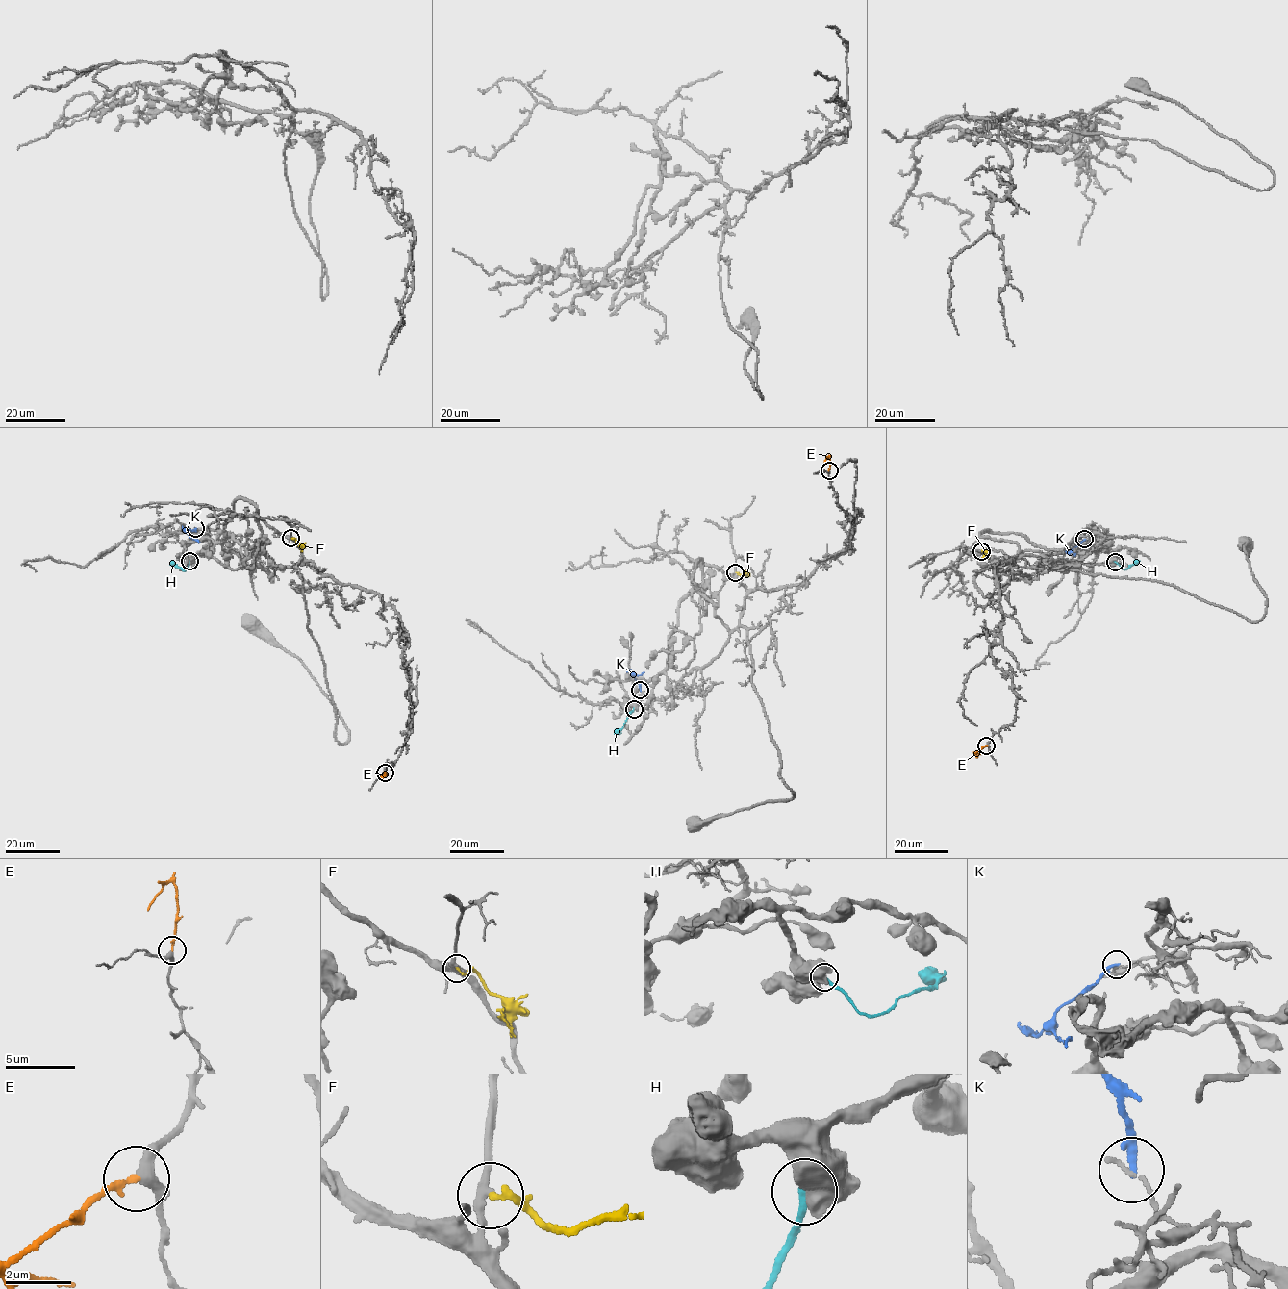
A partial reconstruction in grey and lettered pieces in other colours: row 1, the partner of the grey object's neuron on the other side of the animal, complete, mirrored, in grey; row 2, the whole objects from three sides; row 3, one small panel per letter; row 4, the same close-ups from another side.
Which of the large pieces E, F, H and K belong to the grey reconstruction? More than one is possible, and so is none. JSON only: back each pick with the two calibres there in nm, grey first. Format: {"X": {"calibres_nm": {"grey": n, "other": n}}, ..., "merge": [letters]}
{"E": {"calibres_nm": {"grey": 320, "other": 160}}, "merge": ["E"]}

